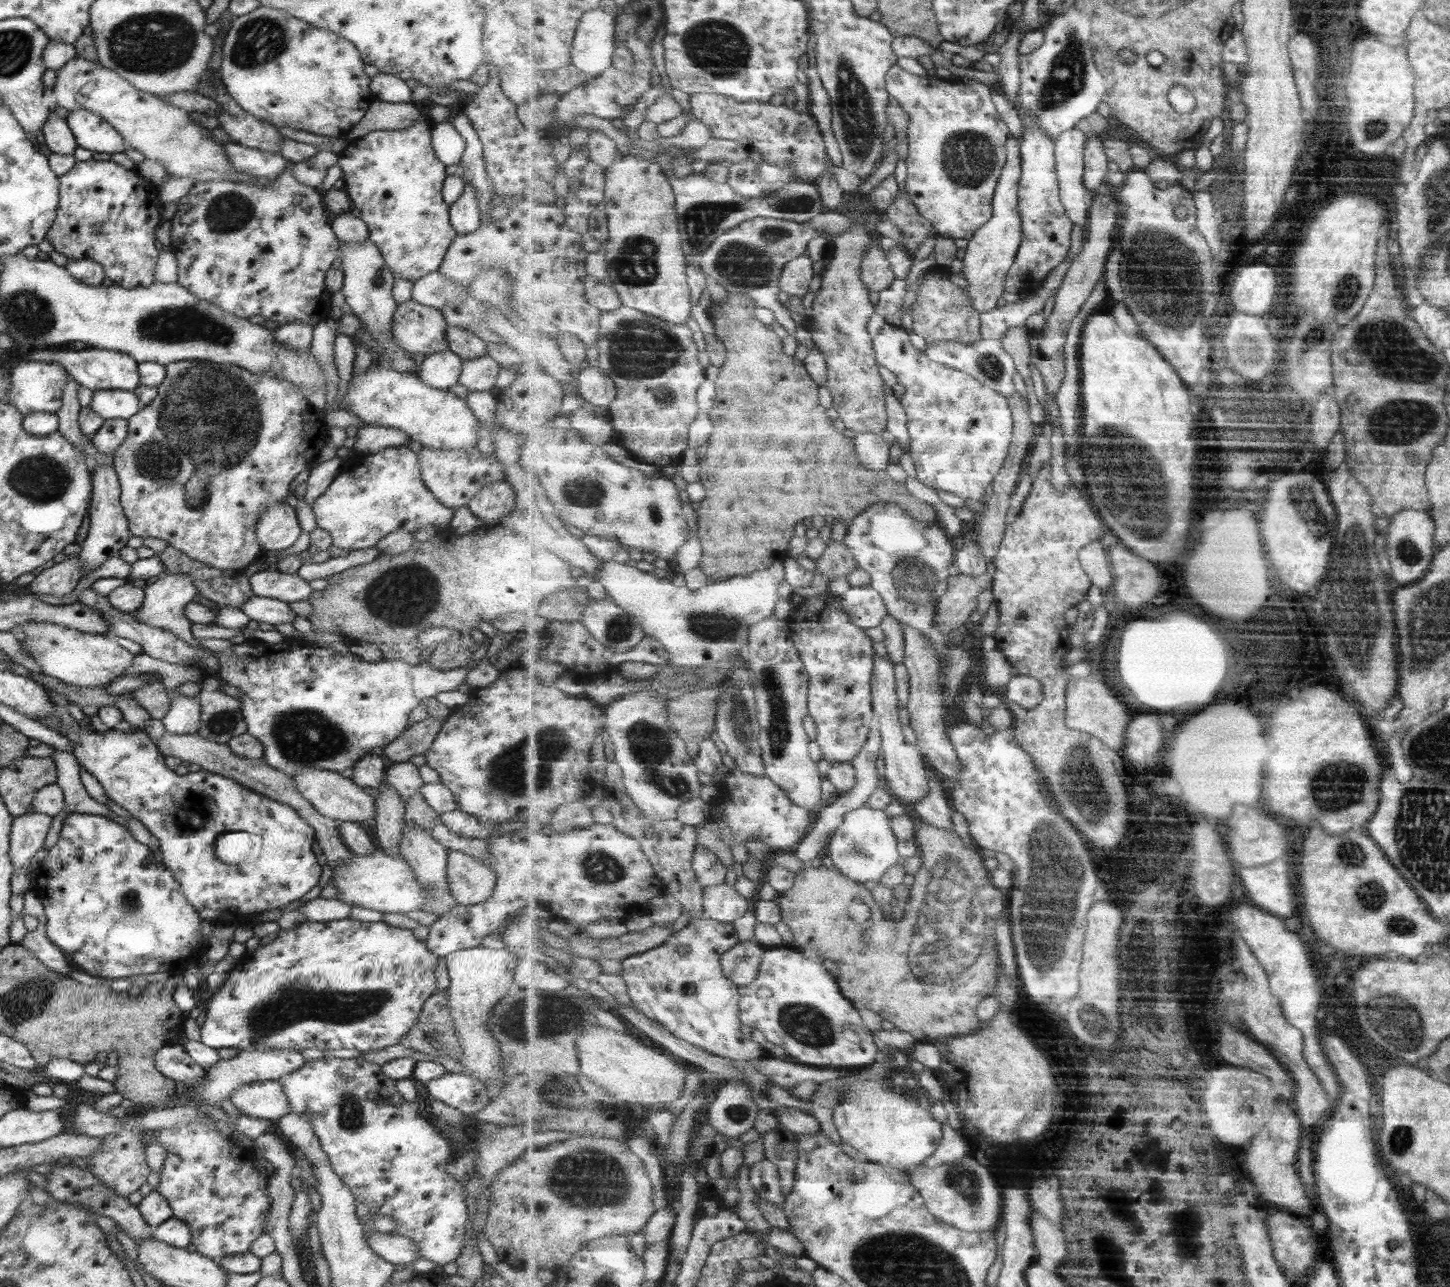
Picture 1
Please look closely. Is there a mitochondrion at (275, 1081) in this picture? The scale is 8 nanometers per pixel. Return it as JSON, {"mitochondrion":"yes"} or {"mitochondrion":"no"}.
{"mitochondrion":"no"}

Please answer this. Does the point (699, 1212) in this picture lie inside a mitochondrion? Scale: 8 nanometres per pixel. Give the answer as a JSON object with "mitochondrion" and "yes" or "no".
{"mitochondrion":"no"}

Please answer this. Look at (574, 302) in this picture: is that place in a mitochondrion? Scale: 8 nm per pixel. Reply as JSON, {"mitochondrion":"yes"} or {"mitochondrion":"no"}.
{"mitochondrion":"no"}

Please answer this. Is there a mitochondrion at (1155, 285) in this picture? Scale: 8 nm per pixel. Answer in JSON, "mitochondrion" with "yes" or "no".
{"mitochondrion":"yes"}

